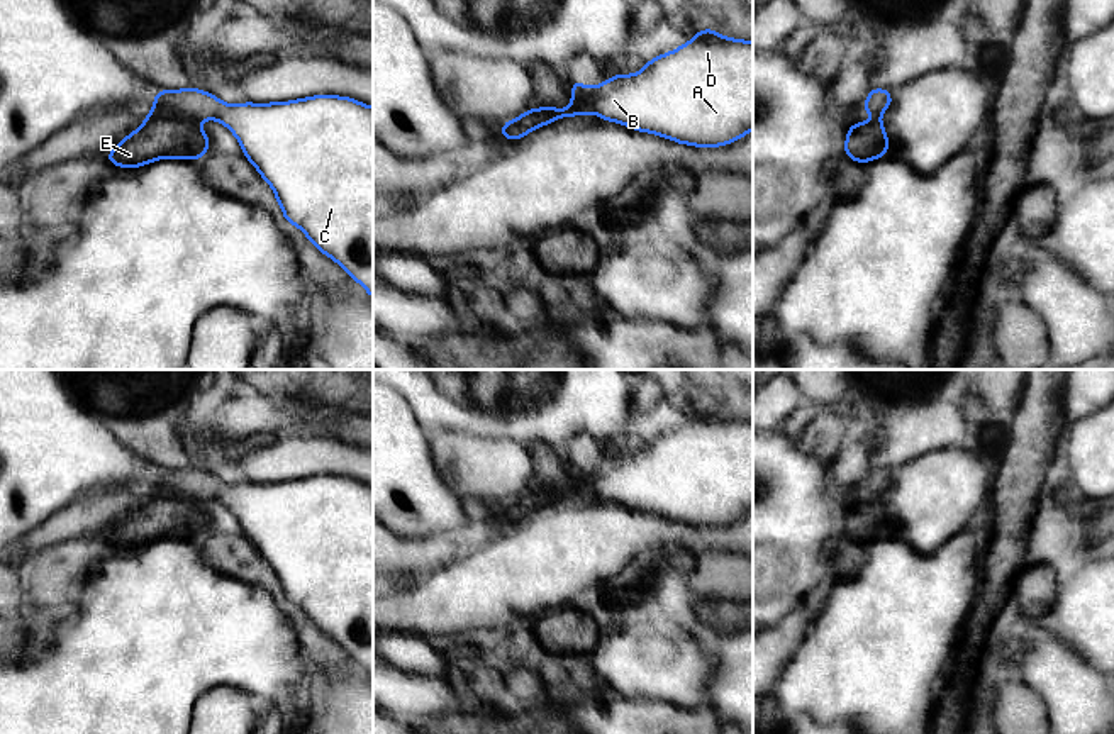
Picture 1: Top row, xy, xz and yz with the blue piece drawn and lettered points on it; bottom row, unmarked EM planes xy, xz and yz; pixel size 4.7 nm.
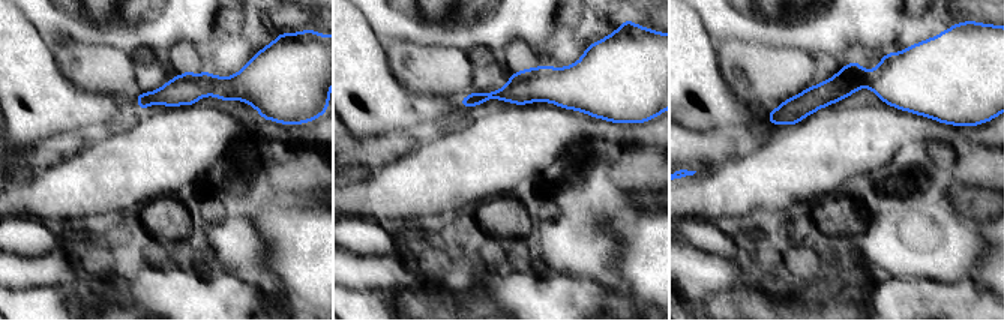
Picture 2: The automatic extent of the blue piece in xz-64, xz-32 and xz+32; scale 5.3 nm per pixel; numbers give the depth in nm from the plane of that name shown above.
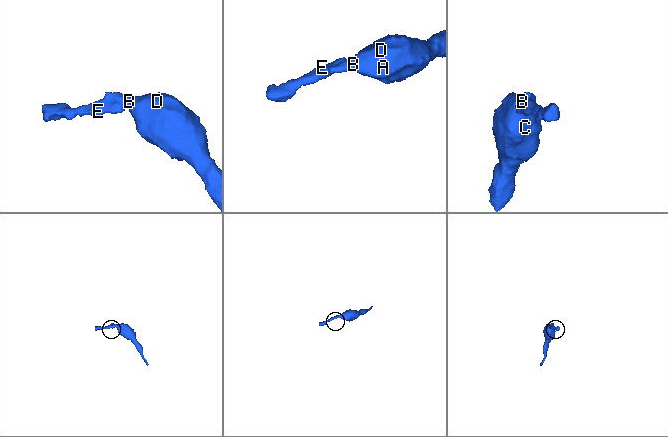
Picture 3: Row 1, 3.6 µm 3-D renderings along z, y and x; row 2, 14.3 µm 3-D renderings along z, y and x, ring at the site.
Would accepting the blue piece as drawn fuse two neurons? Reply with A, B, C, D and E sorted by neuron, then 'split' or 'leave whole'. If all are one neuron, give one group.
groups A B C D / E; split

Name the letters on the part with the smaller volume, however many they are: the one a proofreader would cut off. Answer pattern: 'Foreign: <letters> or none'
Foreign: E

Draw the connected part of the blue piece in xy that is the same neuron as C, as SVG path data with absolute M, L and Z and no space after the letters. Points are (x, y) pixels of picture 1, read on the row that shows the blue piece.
M187 86L158 90L149 108L190 120L217 120L226 125L242 147L246 159L271 186L283 217L326 256L336 261L373 298L373 107L339 95L312 95L292 102L231 105L215 95Z

